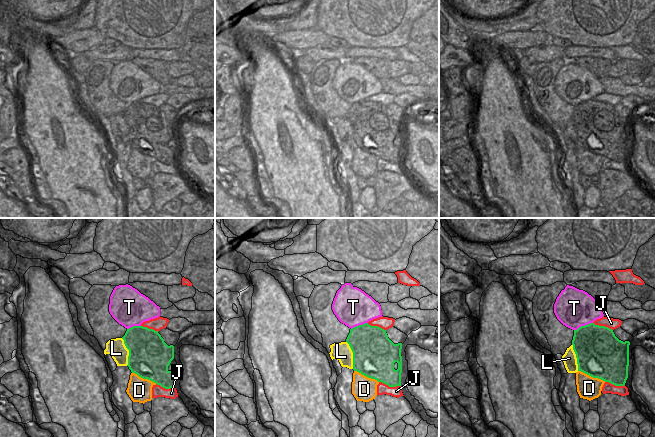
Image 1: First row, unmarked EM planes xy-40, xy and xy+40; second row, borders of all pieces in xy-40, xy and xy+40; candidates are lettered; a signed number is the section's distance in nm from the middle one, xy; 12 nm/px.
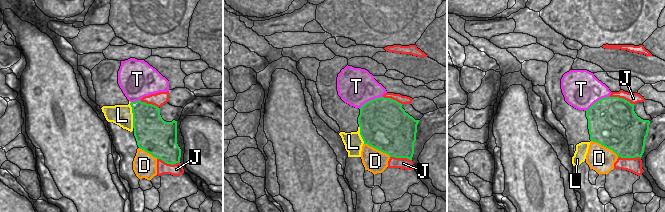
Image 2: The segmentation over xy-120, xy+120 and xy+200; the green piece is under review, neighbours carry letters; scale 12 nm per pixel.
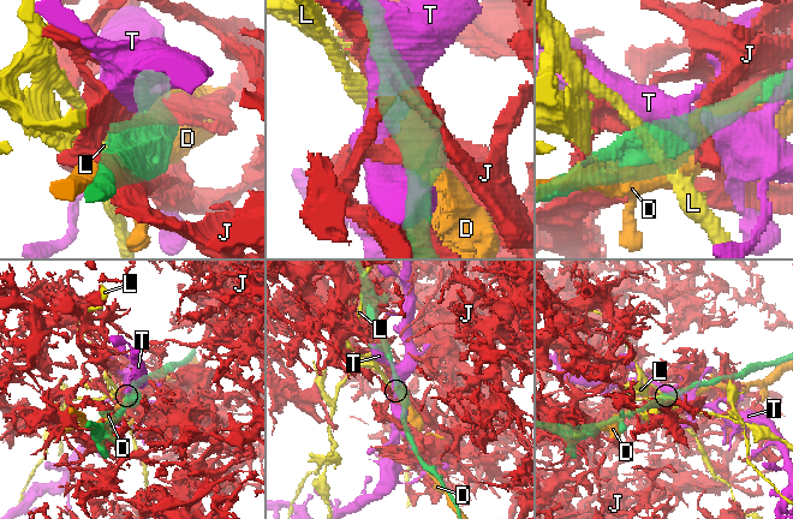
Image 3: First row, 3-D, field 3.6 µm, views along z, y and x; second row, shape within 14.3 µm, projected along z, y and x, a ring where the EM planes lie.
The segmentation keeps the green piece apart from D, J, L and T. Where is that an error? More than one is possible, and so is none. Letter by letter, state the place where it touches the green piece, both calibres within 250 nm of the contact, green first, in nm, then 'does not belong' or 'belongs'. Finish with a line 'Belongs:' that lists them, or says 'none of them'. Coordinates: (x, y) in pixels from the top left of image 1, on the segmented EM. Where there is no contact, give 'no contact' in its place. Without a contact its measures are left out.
D: contact xy+40 (592, 376); calibres 500 and 280 nm; does not belong
J: contact xy (390, 386); calibres 320 and 130 nm; does not belong
L: contact xy-40 (129, 352); calibres 500 and 220 nm; does not belong
T: contact xy+40 (583, 326); calibres 480 and 460 nm; does not belong
Belongs: none of them

